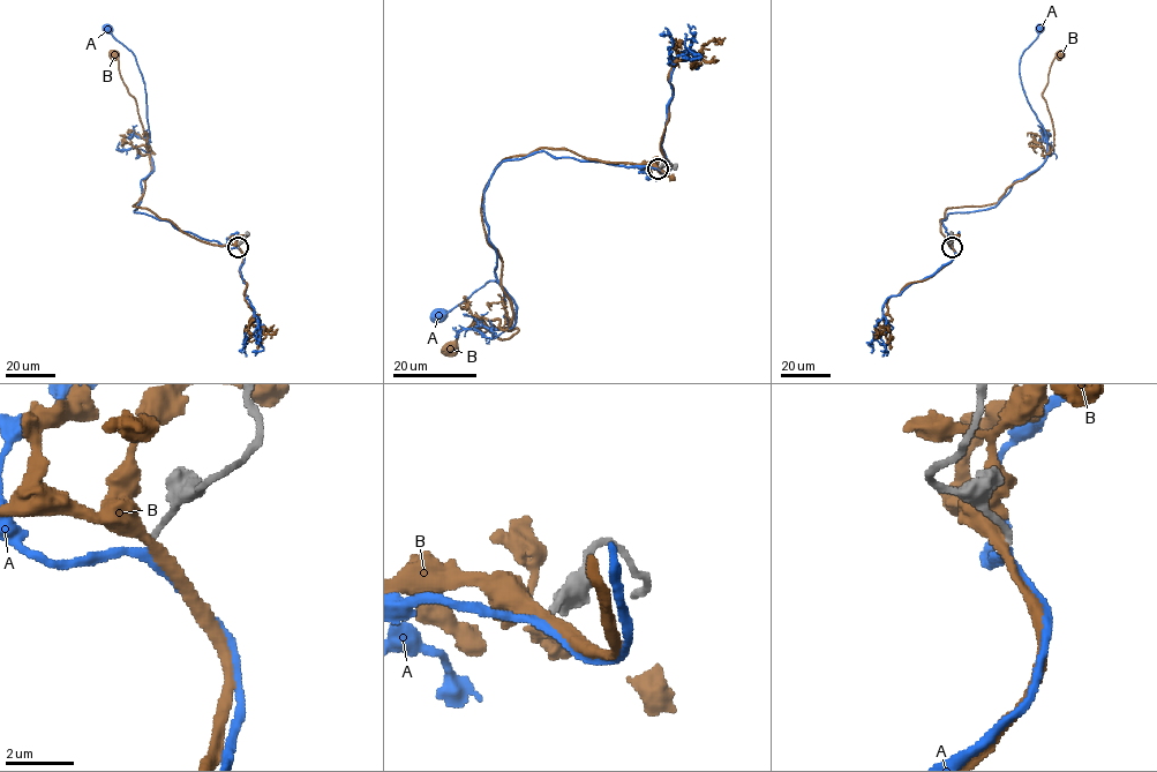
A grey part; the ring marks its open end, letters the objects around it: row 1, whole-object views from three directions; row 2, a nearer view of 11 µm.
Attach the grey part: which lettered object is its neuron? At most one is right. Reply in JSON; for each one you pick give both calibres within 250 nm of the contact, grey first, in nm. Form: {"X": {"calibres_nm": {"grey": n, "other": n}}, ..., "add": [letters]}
{"A": {"calibres_nm": {"grey": 160, "other": 240}}, "add": ["A"]}

